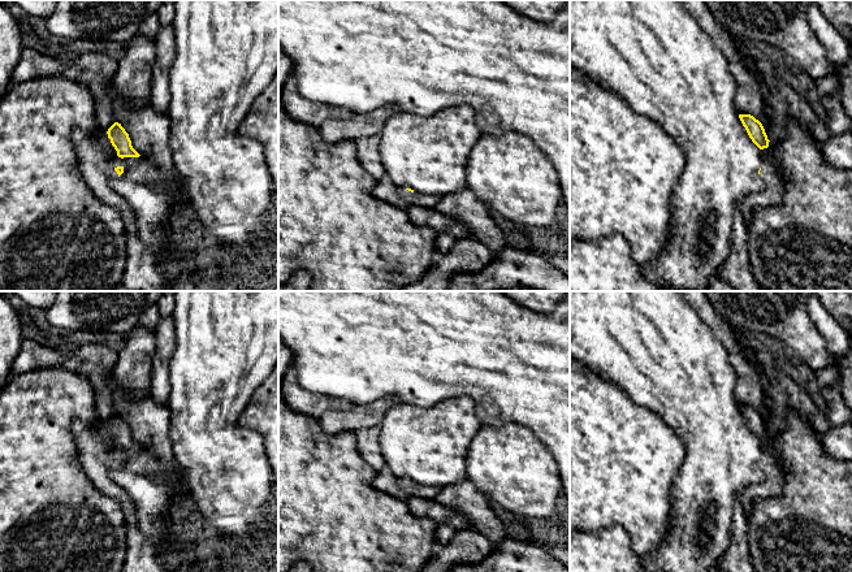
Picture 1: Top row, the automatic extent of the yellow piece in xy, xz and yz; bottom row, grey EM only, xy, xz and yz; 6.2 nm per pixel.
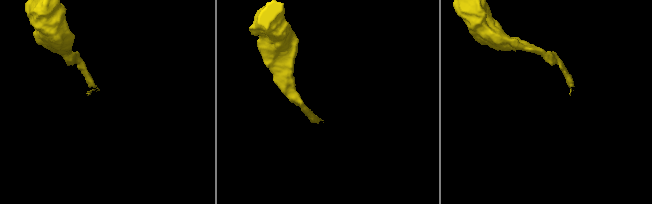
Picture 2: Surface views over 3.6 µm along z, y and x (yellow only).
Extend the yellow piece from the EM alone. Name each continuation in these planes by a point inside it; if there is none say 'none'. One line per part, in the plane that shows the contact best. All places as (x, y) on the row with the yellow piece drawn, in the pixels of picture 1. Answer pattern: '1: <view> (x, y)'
1: xy (143, 271)

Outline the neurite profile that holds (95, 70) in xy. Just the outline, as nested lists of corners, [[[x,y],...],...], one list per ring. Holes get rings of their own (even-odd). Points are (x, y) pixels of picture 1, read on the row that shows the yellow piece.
[[[87,52],[70,62],[64,77],[85,84],[95,100],[95,113],[99,129],[108,131],[116,122],[113,105],[107,86],[112,82],[118,61],[109,53]]]

